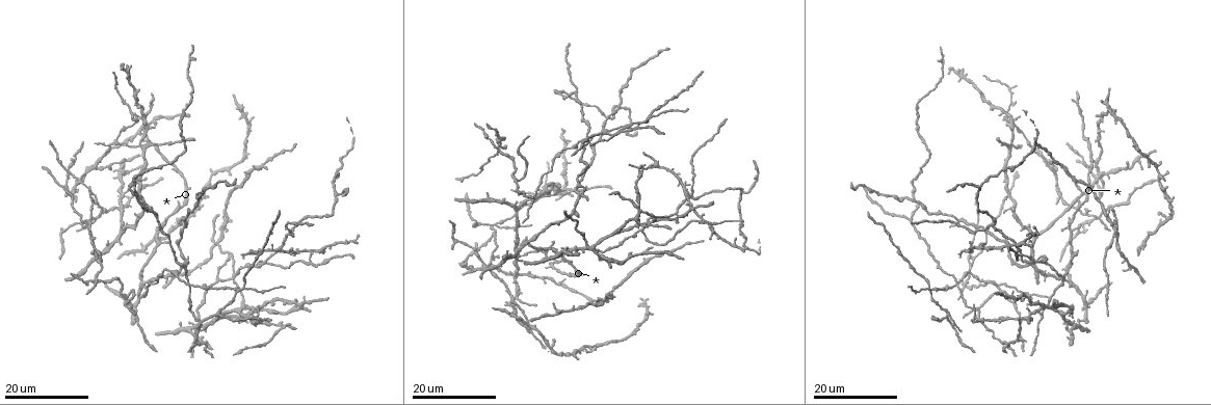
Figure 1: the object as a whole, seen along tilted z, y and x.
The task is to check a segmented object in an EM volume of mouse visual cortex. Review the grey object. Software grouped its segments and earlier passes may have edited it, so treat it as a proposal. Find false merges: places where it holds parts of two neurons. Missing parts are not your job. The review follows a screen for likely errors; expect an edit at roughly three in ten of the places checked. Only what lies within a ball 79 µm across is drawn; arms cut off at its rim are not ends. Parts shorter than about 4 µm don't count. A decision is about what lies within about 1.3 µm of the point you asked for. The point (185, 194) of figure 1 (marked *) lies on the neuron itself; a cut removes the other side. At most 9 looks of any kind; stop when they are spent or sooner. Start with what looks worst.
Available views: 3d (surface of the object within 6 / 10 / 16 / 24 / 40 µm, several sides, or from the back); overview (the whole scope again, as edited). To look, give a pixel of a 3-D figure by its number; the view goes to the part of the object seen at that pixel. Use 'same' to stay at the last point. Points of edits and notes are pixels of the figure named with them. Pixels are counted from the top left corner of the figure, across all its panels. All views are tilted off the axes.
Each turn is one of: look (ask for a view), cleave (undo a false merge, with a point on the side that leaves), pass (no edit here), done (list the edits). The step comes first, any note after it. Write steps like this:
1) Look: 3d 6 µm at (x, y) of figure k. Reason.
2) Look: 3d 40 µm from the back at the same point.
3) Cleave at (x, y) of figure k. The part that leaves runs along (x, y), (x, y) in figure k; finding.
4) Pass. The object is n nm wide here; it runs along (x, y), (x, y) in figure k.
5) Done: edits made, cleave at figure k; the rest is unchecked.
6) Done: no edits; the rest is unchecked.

Look: 3d 24 µm at (1056, 183) of figure 1.

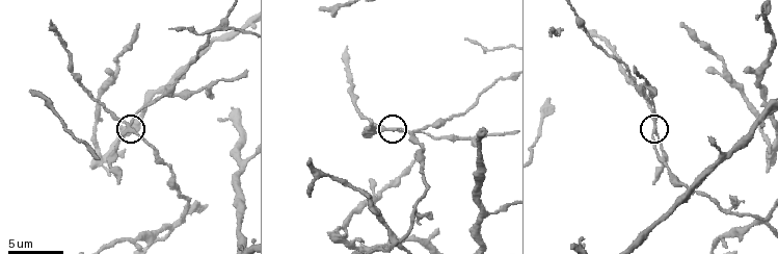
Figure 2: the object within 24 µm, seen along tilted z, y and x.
Look: 3d 6 µm at (655, 128) of figure 2.

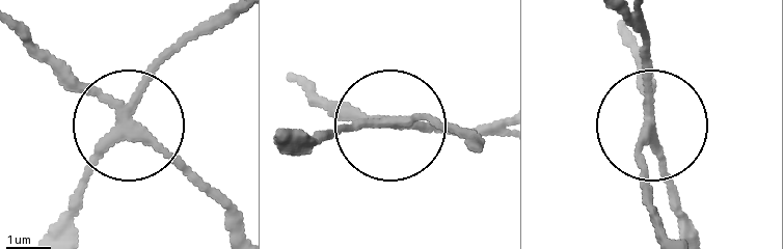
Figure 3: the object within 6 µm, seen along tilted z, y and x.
Cleave at (85, 173) of figure 3. The object is 220 nm wide here; the part that leaves runs along (131, 116), (176, 53), (239, 15) in figure 3; a second neuron is stuck on.

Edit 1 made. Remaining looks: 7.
Look: overview.

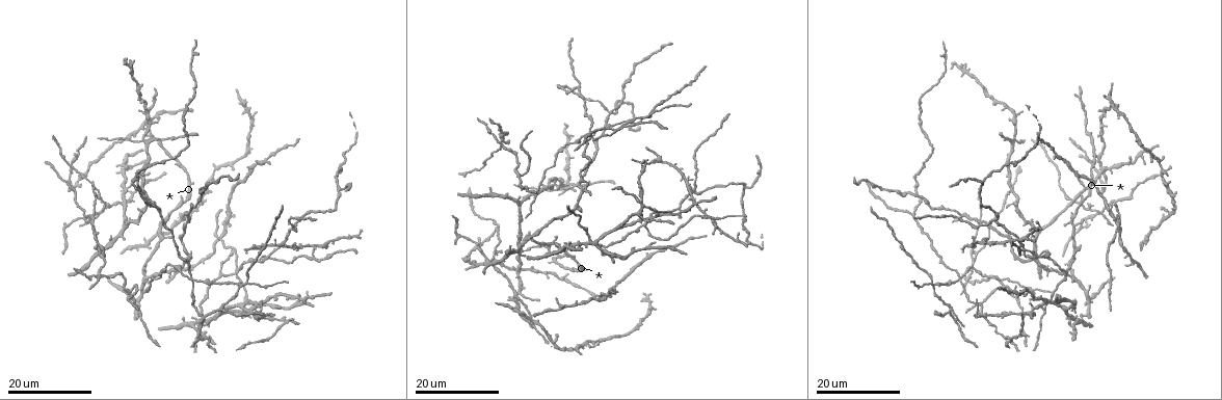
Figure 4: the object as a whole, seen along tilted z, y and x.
Look: 3d 16 µm at (615, 130) of figure 4. Four-way junction.

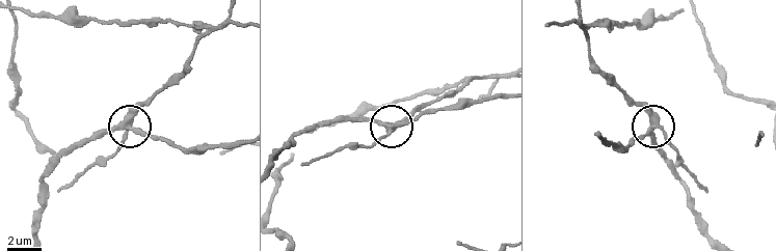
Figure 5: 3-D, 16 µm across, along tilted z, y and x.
Look: 3d 10 µm at (128, 127) of figure 5. Closer look.

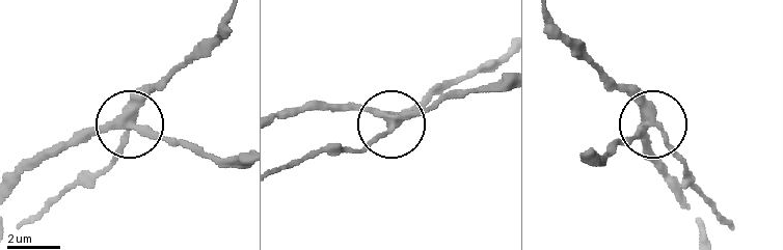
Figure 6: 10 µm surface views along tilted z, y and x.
Cleave at (122, 149) of figure 6. 4 arms meet here; a second neuron is stuck on.

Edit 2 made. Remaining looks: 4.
Look: overview. Redraw.

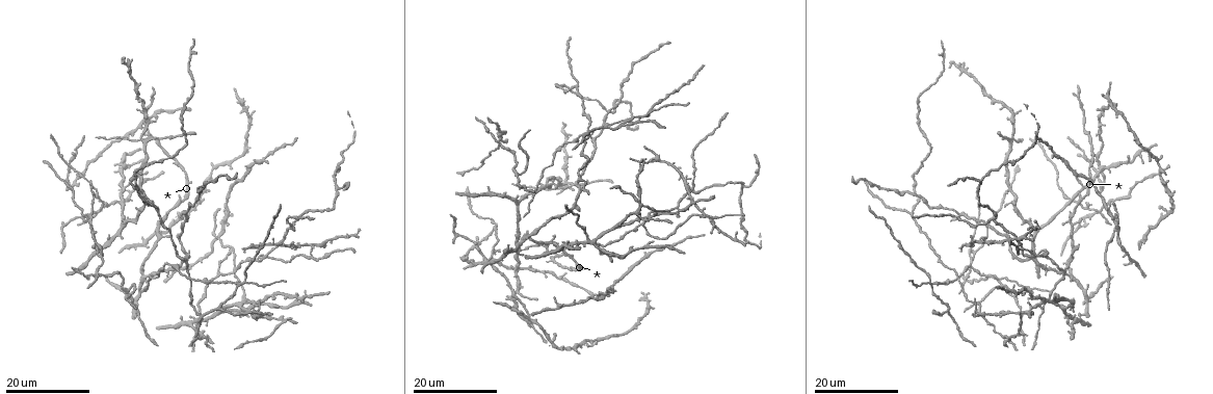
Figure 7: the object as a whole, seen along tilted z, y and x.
Look: 3d 24 µm at (102, 256) of figure 7. A fork.

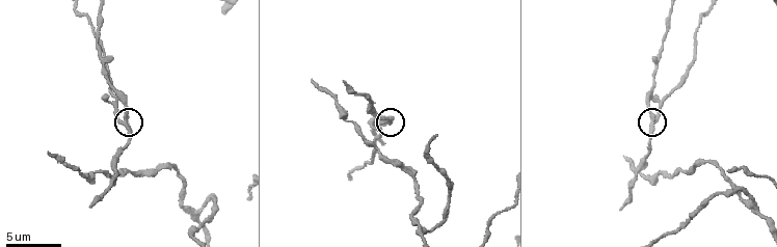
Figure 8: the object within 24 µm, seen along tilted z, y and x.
Look: 3d 6 µm at (653, 122) of figure 8. Zoom in.

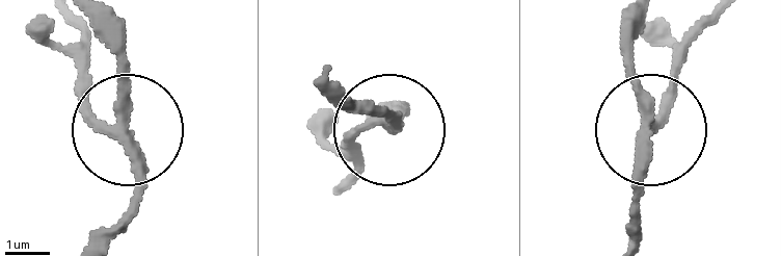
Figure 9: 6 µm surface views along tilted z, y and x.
Pass. It runs along (77, 25), (91, 101), (119, 127), (130, 123), (126, 25) in figure 9; one neuron here.

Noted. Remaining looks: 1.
Done: edits made, cleave at figure 3, cleave at figure 6; the rest is unchecked.

